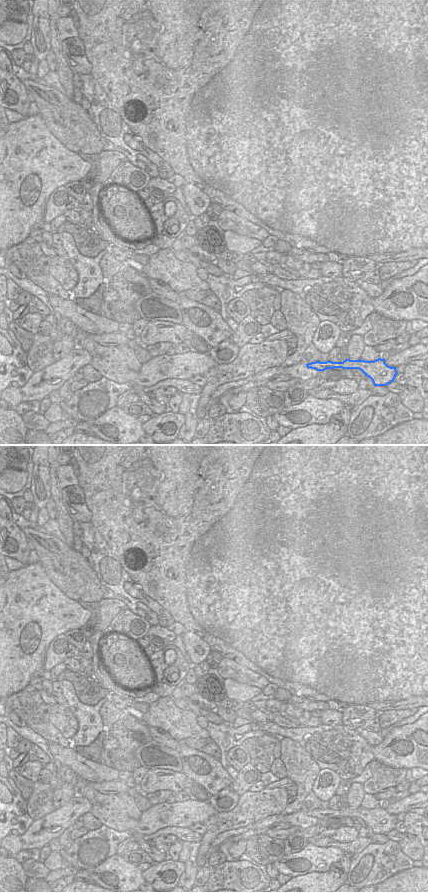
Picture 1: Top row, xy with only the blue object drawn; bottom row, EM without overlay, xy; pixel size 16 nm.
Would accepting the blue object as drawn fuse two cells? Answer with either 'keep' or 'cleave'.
keep

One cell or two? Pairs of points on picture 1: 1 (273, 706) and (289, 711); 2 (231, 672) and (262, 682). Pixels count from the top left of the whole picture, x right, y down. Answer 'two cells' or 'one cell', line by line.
1: two cells
2: one cell

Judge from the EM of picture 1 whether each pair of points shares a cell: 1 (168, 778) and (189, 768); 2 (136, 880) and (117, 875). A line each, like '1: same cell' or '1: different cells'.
1: different cells
2: same cell

